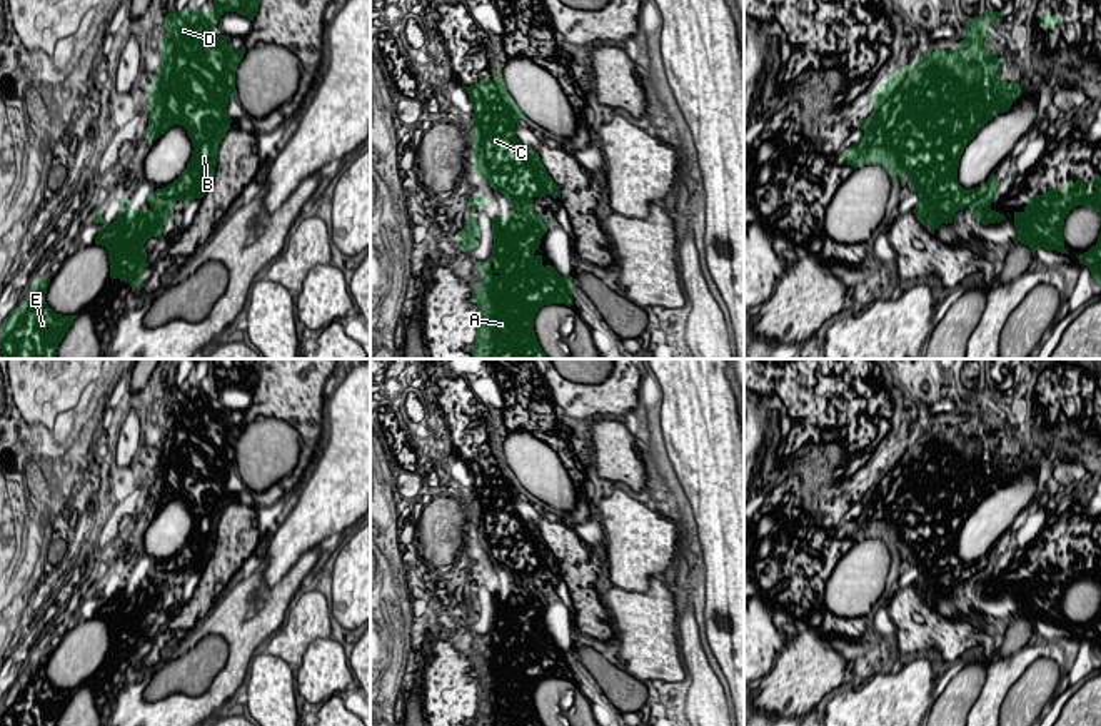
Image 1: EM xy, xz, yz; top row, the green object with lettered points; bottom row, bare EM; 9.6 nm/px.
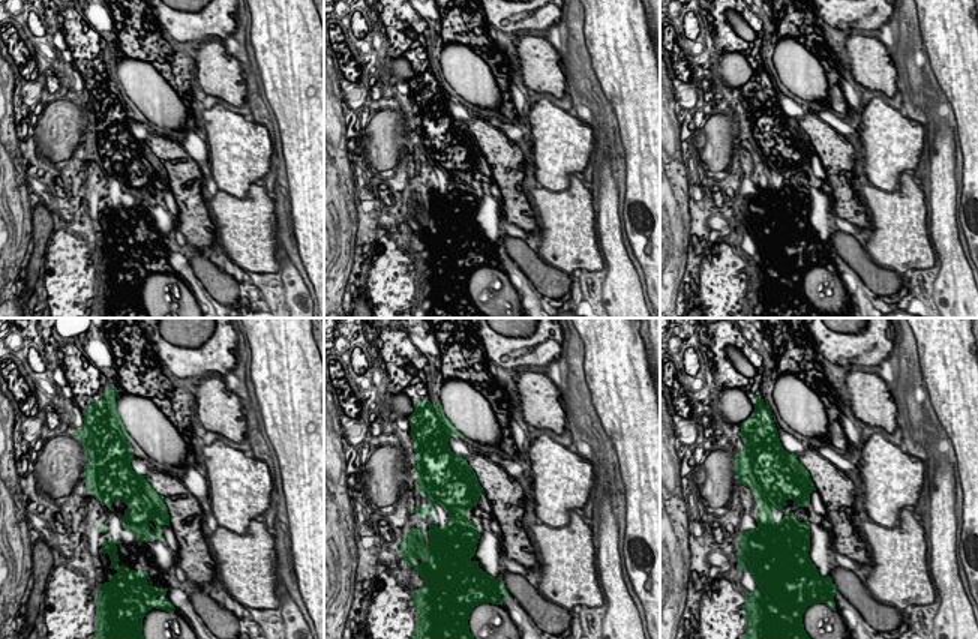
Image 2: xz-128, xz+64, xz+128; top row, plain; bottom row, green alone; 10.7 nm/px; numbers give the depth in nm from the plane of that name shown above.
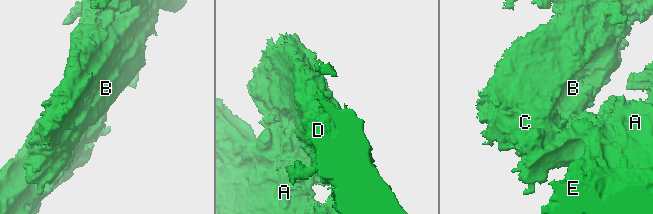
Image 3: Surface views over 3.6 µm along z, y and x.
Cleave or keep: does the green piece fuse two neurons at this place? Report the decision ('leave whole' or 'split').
split

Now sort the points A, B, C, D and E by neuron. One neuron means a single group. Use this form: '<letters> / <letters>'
A E / B C D

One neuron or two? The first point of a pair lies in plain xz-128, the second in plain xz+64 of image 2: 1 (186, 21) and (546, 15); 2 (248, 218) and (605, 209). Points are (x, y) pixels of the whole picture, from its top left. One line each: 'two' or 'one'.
1: one
2: two

